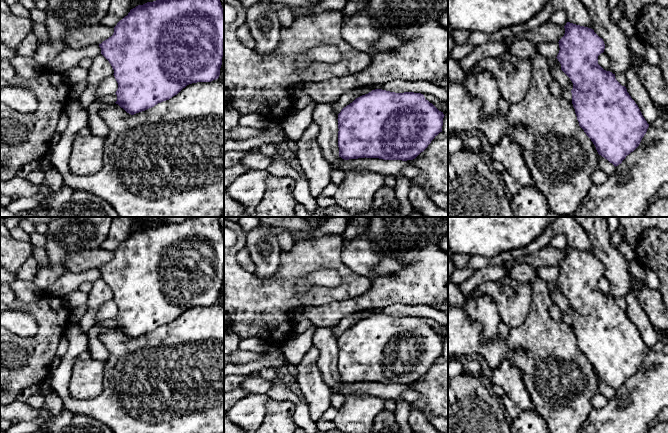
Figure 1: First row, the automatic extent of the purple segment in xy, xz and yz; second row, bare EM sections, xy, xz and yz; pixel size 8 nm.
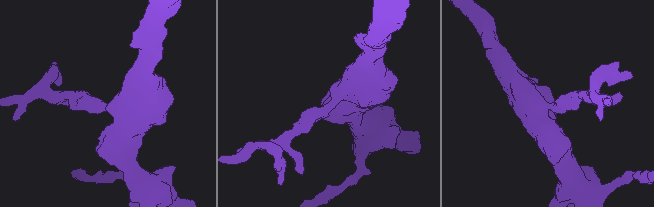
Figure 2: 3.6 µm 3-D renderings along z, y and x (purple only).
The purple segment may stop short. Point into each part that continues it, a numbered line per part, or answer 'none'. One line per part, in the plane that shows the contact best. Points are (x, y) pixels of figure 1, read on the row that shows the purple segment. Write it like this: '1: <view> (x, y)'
none

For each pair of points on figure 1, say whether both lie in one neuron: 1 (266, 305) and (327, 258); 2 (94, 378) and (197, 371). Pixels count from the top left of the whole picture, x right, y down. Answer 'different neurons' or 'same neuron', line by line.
1: same neuron
2: different neurons

